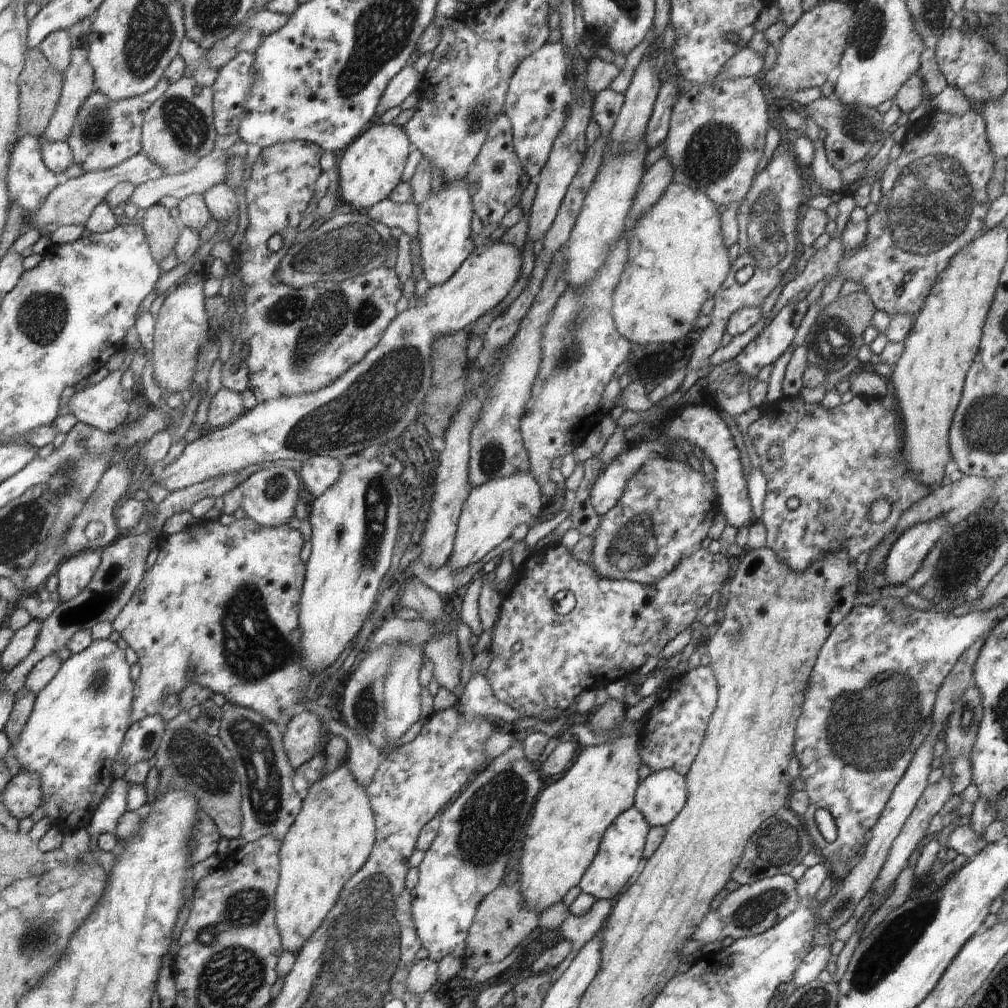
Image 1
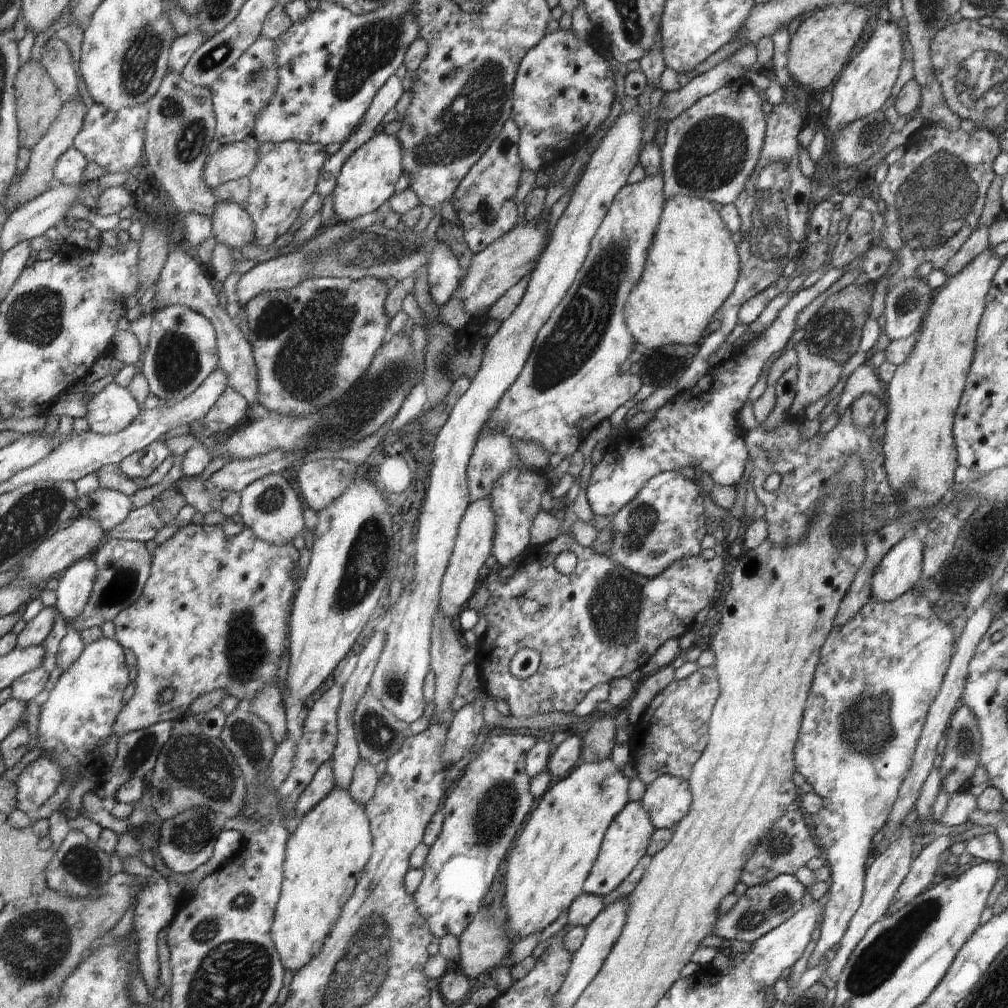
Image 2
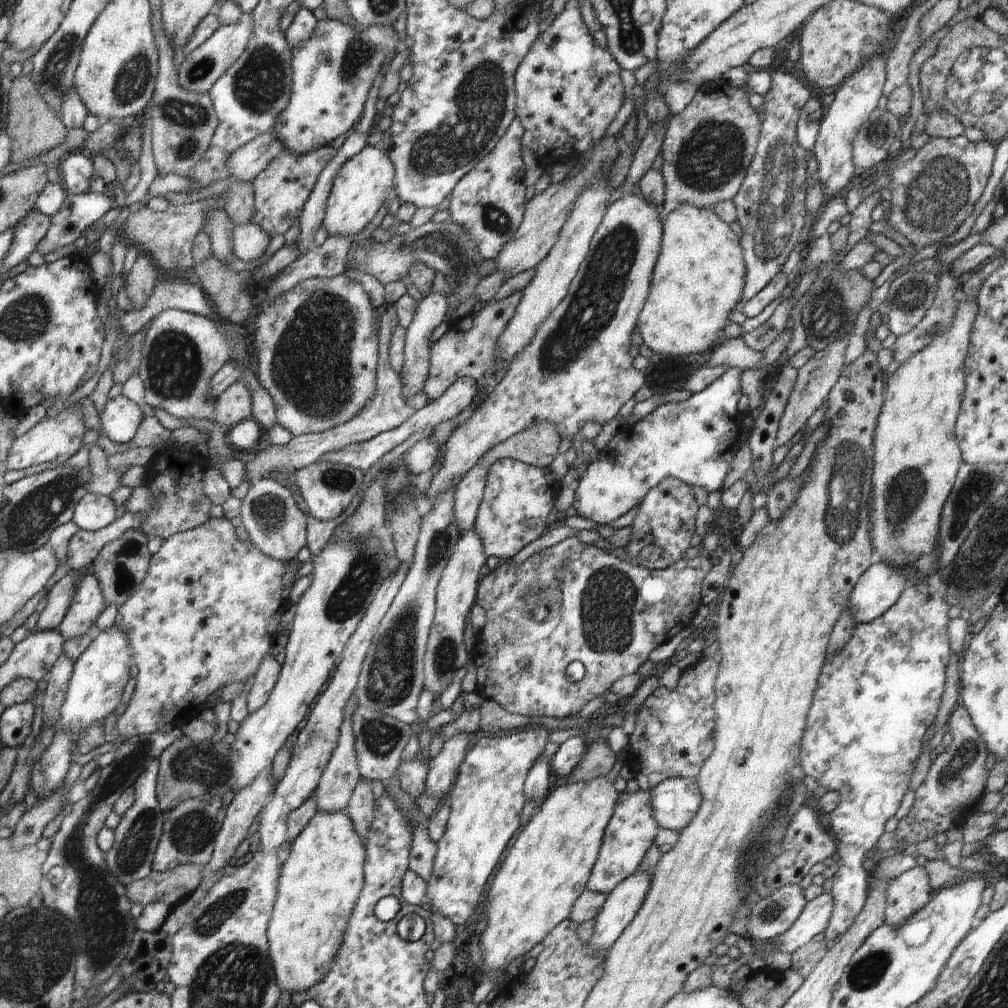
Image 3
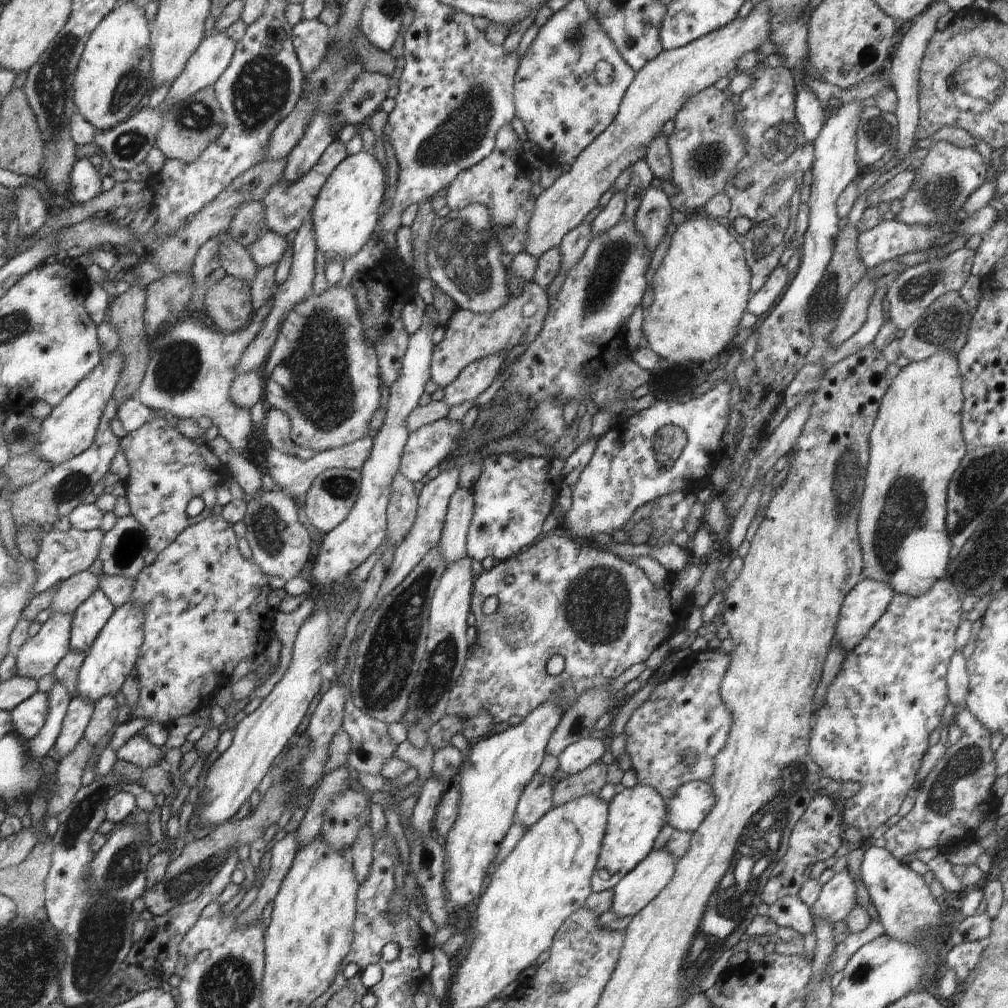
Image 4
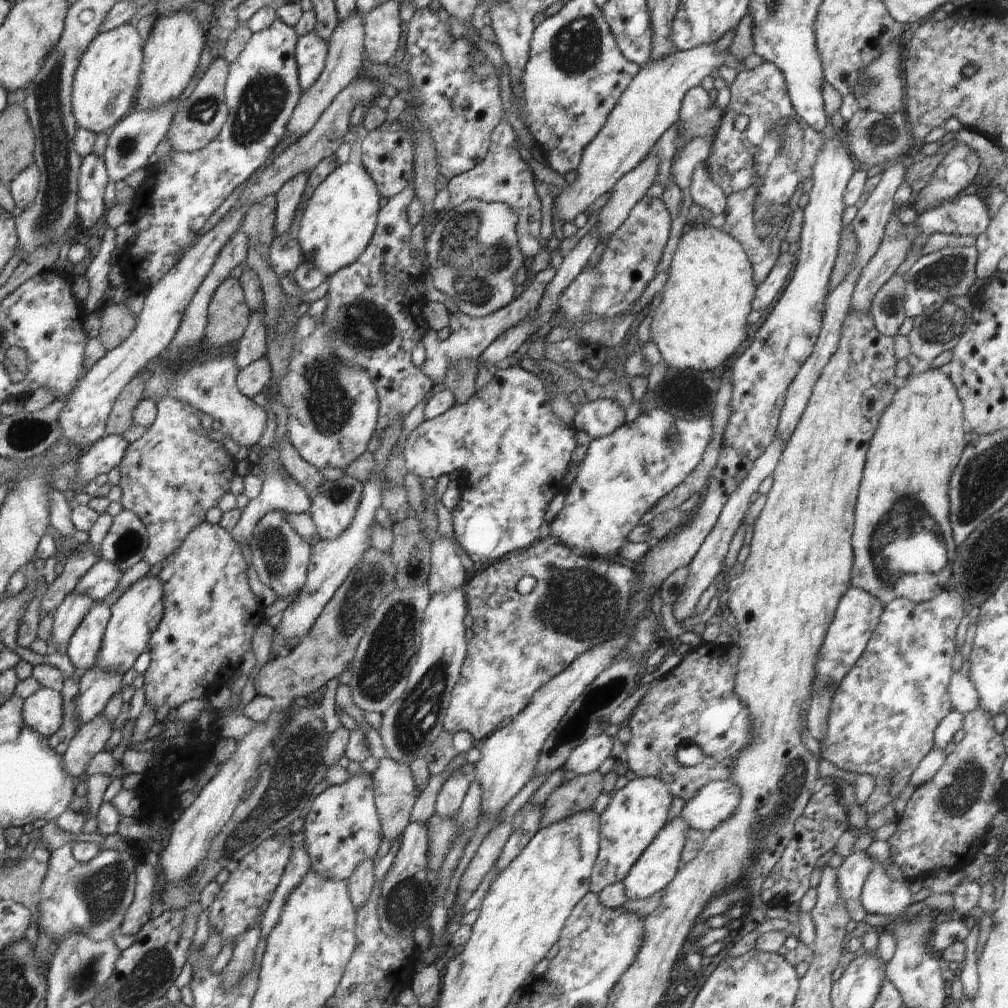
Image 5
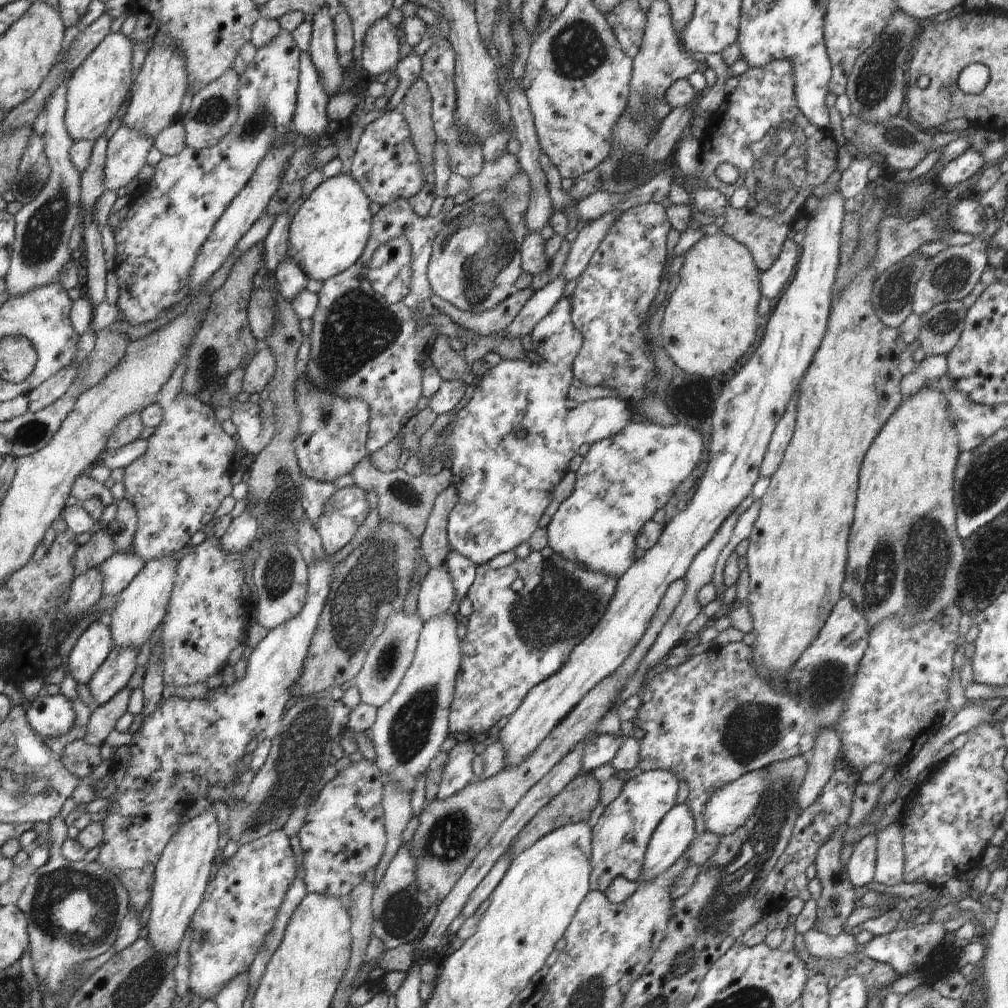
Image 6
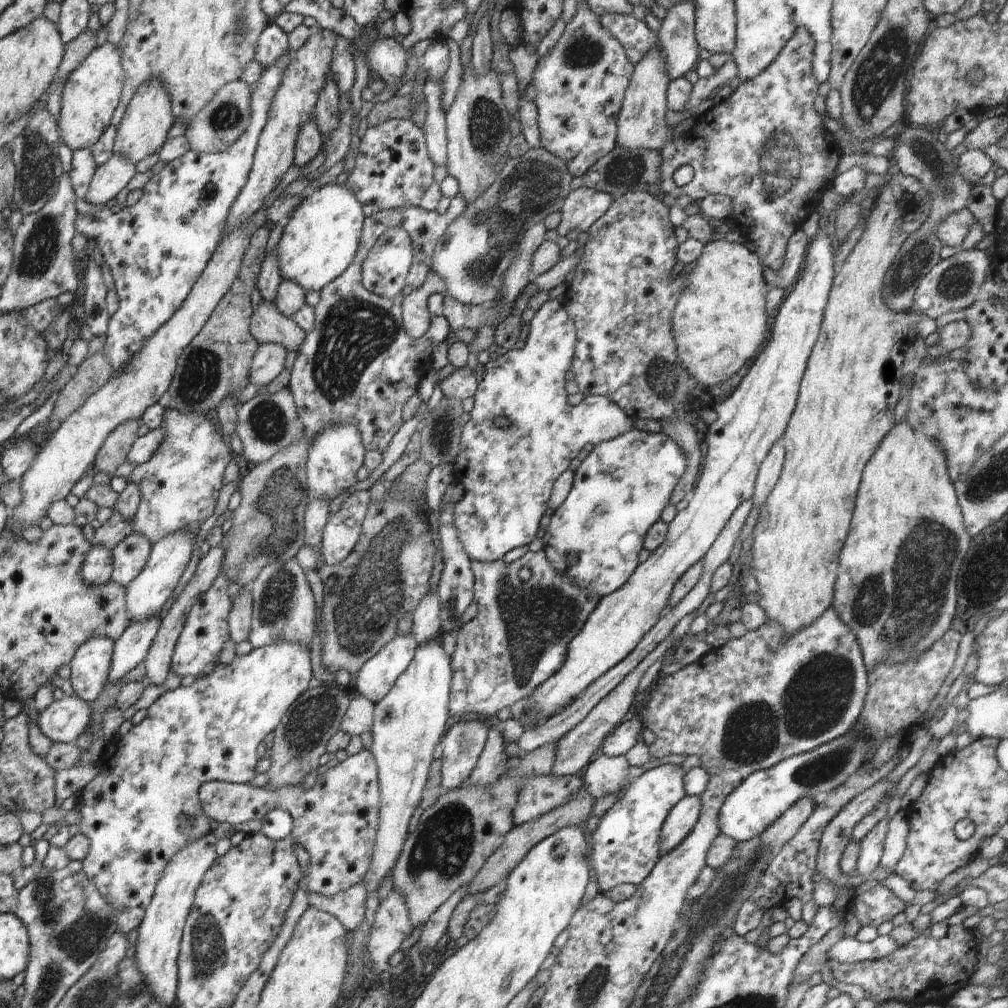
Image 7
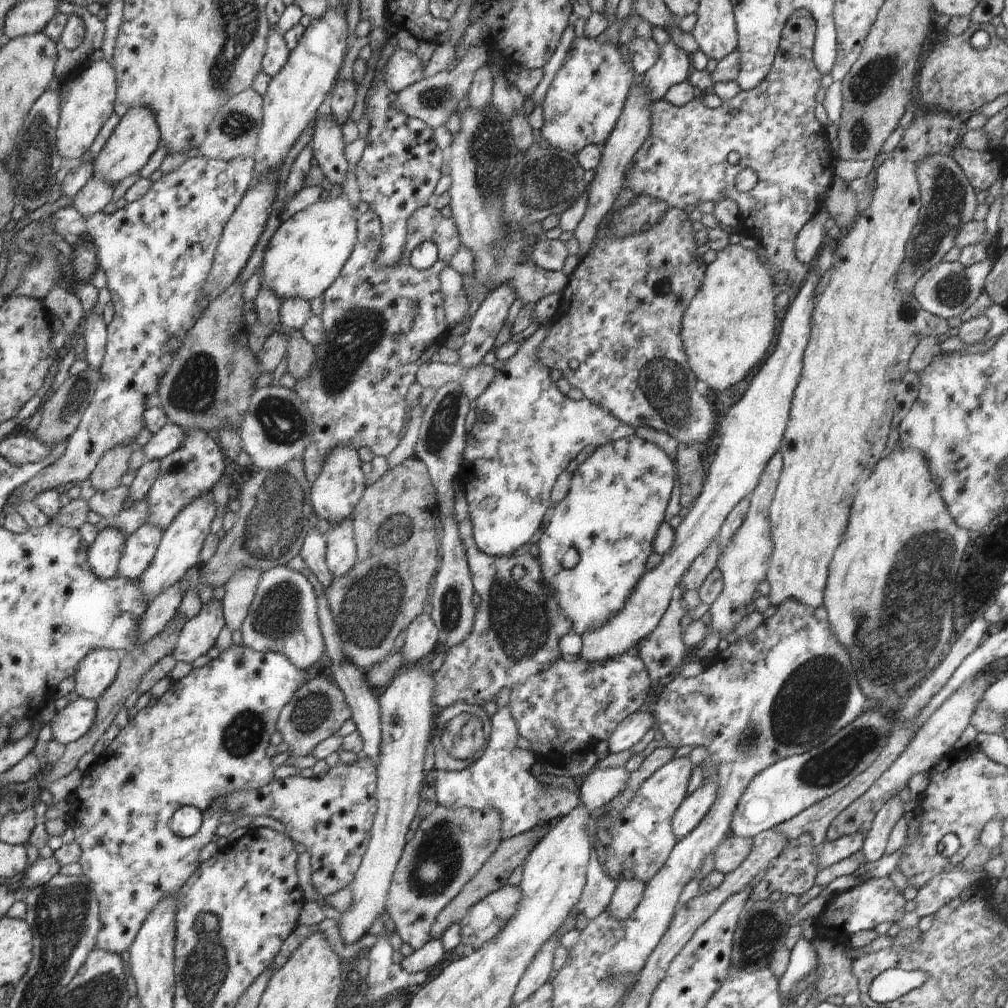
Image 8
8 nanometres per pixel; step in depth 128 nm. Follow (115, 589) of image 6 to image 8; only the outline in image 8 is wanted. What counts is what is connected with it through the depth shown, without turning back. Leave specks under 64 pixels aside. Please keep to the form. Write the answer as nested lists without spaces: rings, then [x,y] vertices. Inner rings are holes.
[[[150,522],[142,524],[124,543],[124,552],[118,562],[118,576],[130,580],[139,580],[142,573],[150,566],[158,544],[164,536],[164,530]]]

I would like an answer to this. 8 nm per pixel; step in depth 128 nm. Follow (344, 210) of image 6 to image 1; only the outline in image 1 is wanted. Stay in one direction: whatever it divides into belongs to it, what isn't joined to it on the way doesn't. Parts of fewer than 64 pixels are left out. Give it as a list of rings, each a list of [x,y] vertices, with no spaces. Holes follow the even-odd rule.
[[[392,123],[376,124],[355,138],[346,147],[338,166],[337,196],[340,205],[350,211],[366,212],[382,200],[388,199],[401,181],[402,170],[412,150],[406,132]]]

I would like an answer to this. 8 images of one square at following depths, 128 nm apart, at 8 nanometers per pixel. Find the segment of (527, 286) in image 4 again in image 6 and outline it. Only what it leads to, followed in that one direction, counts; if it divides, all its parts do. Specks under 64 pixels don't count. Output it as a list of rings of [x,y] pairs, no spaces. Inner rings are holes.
[[[533,287],[515,291],[506,300],[500,302],[496,308],[484,310],[484,312],[460,310],[436,294],[432,295],[430,302],[442,314],[446,314],[452,322],[466,328],[474,336],[490,336],[490,334],[498,334],[506,330],[534,293]]]

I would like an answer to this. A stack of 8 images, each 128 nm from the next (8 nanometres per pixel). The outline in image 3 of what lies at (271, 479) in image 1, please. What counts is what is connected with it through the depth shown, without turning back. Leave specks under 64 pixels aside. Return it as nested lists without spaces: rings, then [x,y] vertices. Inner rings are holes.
[[[261,478],[255,480],[248,494],[241,499],[240,515],[250,541],[263,554],[278,561],[290,562],[296,558],[298,551],[306,545],[307,520],[295,502],[293,493],[274,480]]]

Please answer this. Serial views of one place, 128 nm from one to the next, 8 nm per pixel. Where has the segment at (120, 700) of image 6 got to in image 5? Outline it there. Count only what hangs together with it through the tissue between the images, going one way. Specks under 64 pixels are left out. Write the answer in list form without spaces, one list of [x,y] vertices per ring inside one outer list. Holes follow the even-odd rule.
[[[98,714],[94,720],[81,724],[68,750],[62,755],[64,768],[70,776],[85,774],[86,764],[94,754],[104,751],[108,738],[113,732],[114,722],[108,722],[104,714]]]

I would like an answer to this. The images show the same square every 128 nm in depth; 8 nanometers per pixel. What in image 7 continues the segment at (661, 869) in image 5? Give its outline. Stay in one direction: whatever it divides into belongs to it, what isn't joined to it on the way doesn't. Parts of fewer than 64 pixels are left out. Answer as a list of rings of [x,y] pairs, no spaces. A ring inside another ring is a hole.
[[[684,795],[682,800],[674,806],[666,817],[666,822],[660,830],[660,857],[677,848],[694,828],[702,808],[701,797],[698,795]]]

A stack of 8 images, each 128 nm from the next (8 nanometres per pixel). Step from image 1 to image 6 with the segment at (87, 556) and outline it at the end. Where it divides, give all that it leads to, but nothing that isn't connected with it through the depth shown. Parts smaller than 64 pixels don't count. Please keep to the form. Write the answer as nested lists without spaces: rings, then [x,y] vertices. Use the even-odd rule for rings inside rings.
[[[97,620],[90,624],[70,652],[66,673],[86,688],[113,646],[112,632],[106,621]]]

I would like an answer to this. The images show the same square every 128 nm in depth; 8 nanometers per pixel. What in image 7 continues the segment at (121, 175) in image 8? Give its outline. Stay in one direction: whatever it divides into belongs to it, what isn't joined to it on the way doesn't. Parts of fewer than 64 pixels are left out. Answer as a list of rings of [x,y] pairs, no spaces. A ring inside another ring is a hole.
[[[148,80],[144,82],[132,100],[128,103],[126,112],[117,128],[116,142],[114,142],[113,154],[126,156],[128,162],[138,162],[144,158],[158,152],[164,142],[168,131],[174,124],[174,116],[172,116],[172,102],[170,102],[170,94],[166,90],[166,86],[160,80]]]

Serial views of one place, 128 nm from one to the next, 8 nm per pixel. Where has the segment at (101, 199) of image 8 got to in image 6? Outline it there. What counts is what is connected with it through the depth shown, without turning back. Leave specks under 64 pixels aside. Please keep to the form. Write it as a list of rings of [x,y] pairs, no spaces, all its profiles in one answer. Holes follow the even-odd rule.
[[[119,126],[108,141],[104,168],[106,190],[120,190],[132,182],[146,164],[146,156],[153,146],[152,138],[142,136],[138,130]]]

